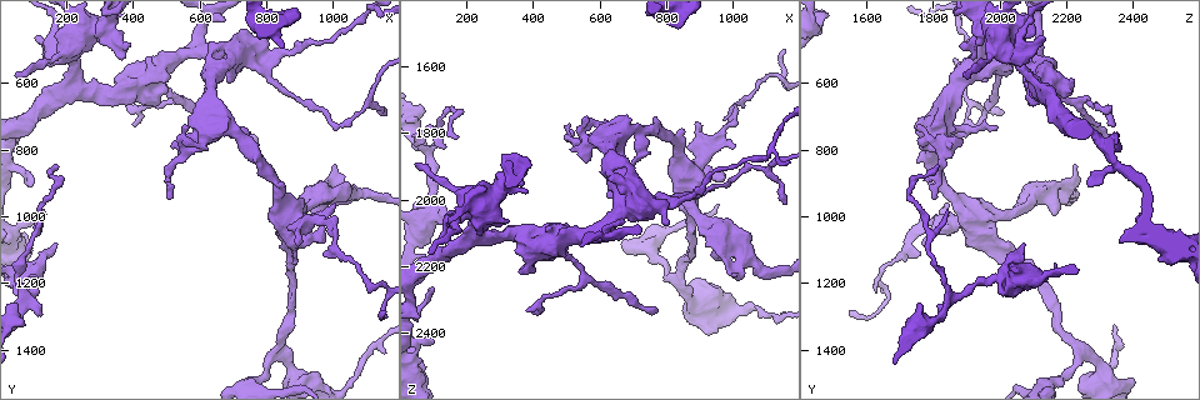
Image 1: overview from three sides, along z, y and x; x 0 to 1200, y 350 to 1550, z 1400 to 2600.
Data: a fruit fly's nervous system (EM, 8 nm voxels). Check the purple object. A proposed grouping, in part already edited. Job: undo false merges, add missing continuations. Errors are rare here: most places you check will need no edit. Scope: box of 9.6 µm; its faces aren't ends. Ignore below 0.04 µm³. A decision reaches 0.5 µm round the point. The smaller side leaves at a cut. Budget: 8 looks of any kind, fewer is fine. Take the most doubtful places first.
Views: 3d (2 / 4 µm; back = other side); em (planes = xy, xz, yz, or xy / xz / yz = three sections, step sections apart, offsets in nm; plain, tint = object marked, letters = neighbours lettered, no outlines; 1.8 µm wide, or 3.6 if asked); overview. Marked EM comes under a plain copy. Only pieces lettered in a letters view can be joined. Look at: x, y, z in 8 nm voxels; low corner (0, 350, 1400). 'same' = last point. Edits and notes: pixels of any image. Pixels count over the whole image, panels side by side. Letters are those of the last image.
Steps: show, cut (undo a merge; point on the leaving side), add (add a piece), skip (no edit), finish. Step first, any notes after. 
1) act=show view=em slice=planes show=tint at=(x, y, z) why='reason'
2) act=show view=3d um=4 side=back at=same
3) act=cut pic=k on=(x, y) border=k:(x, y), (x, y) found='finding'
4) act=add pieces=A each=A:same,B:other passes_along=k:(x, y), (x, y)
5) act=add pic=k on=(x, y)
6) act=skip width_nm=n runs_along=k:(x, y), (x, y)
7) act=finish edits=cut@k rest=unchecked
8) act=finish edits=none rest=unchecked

act=show view=em slice=planes show=letters at=(1050, 940, 2180) why='calibre changes'

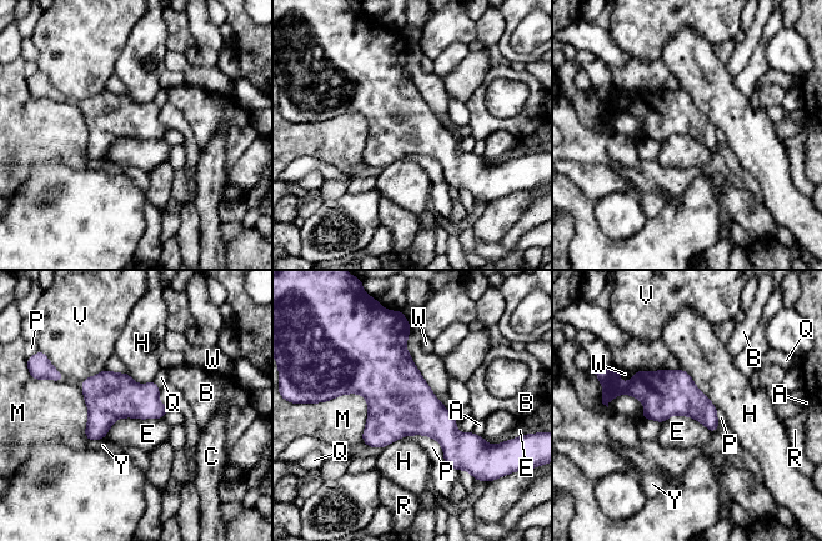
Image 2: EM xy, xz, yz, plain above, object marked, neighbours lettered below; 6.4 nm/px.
act=skip width_nm=280 each=A:other,B:other,C:other,E:other,H:other,M:other,P:other,Q:other,R:other,V:other,W:other,Y:other border=2:(161, 417), (119, 417), (104, 437) found='all the same cell'

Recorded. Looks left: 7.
act=show view=em slice=planes show=letters at=(960, 1020, 1820) why='abrupt turn'

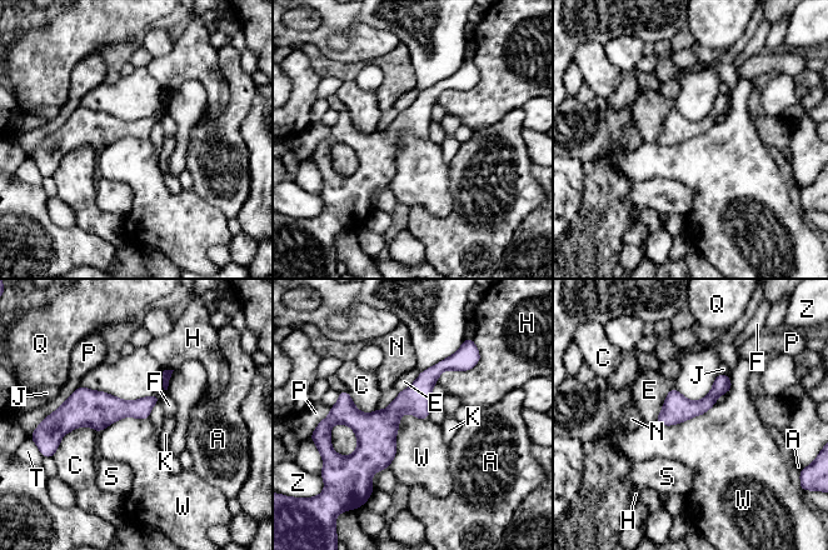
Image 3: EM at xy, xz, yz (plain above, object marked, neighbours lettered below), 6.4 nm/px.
act=skip width_nm=170 each=A:other,C:other,E:other,F:other,H:other,J:other,K:other,N:other,P:other,Q:other,S:other,T:other,W:other,Z:other runs_along=3:(465, 366), (440, 366), (355, 466) found='all the same cell'

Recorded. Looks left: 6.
act=show view=3d um=4 at=(750, 540, 2000) why='arms run side by side'

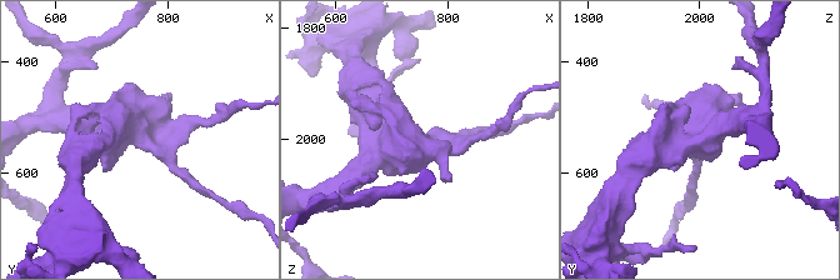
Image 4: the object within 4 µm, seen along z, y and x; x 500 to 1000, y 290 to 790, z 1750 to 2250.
act=show view=em um=3.6 slice=planes show=letters at=(750, 535, 2005) why='shape alone is not enough'

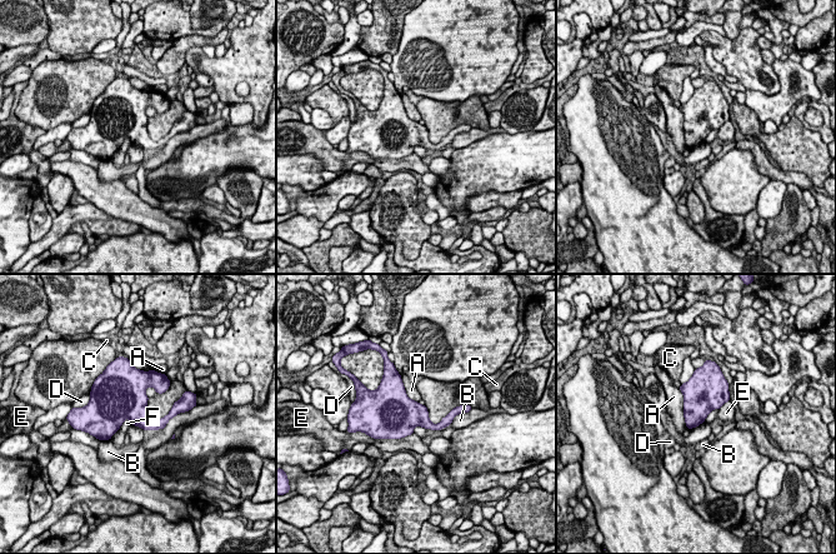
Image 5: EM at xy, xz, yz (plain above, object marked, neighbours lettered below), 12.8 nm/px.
act=skip each=A:other,B:other,C:other,D:other,E:other,F:other found='all the same cell'

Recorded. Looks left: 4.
act=show view=em slice=yz step=16 show=tint at=(170, 1090, 2060) why='an open end'

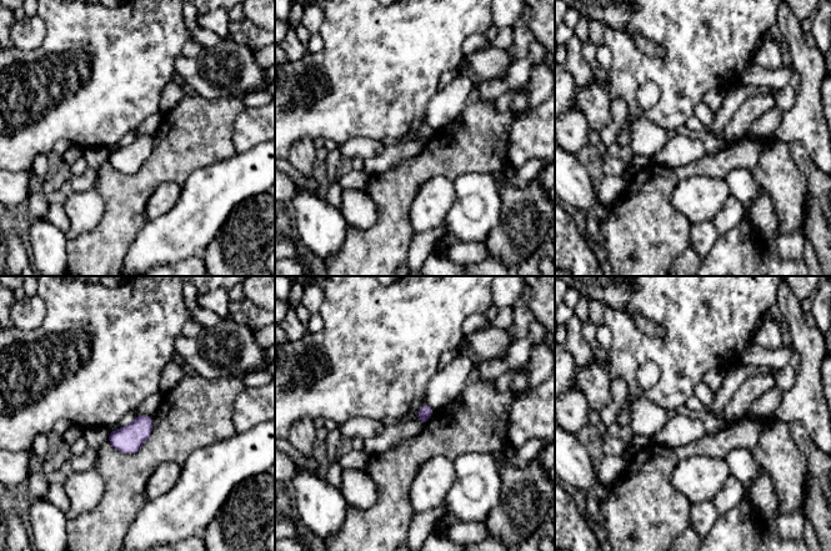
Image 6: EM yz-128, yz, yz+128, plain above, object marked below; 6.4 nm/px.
act=show view=em slice=planes show=letters at=same

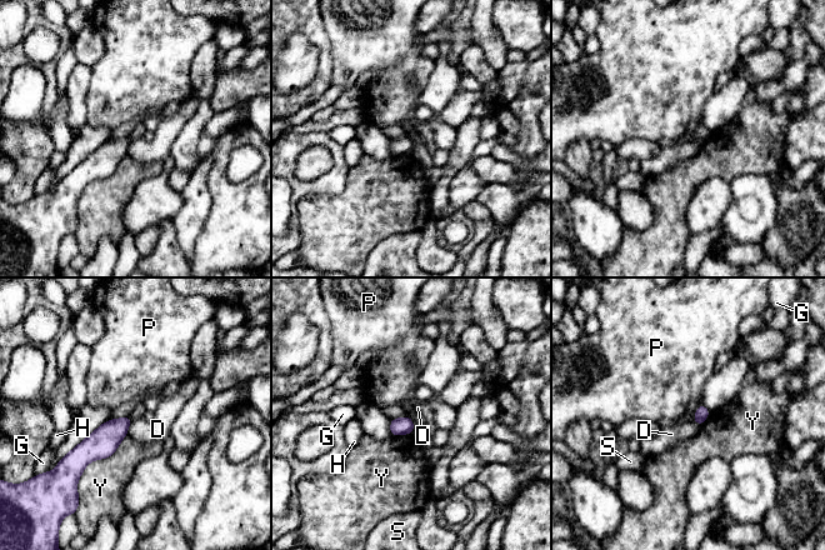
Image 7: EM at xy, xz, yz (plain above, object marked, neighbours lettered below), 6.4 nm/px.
act=skip longest_contact=Y:460nm each=D:other,G:other,H:other,P:other,S:other,Y:other found='no lettered piece goes on from it'

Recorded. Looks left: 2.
act=finish edits=none rest=unchecked

